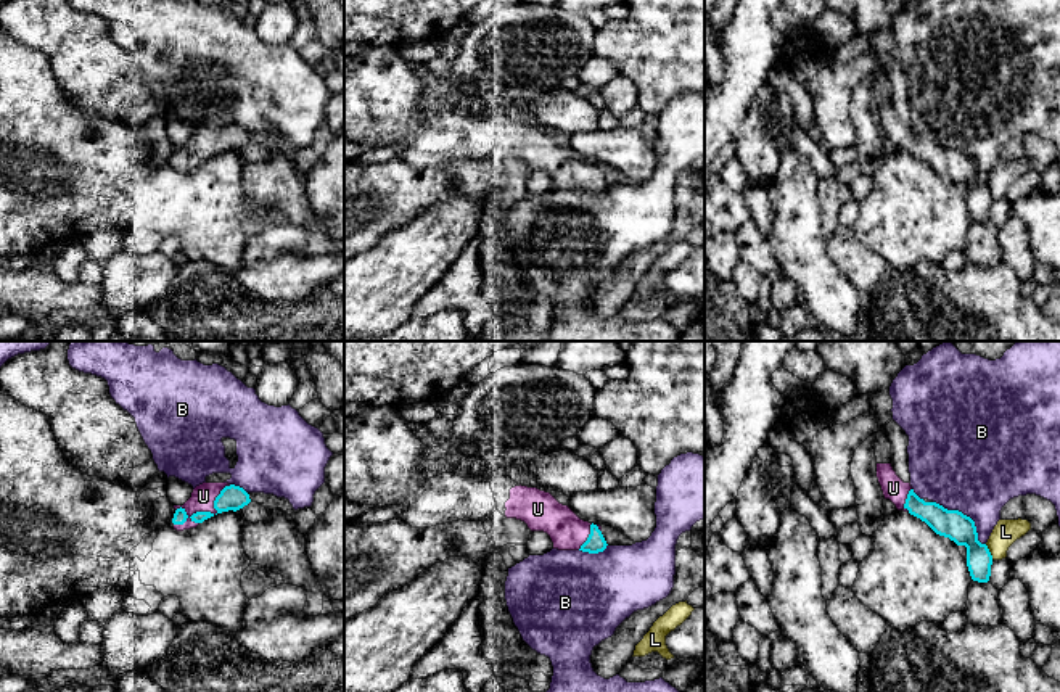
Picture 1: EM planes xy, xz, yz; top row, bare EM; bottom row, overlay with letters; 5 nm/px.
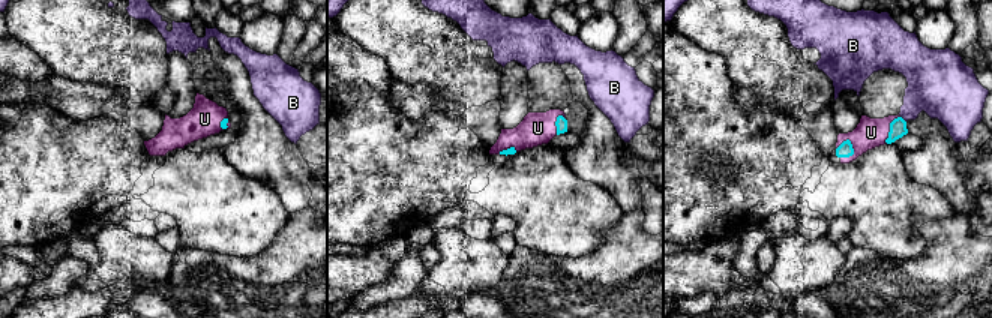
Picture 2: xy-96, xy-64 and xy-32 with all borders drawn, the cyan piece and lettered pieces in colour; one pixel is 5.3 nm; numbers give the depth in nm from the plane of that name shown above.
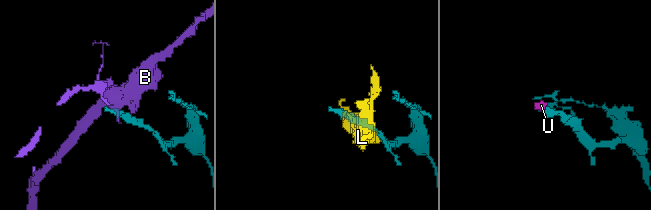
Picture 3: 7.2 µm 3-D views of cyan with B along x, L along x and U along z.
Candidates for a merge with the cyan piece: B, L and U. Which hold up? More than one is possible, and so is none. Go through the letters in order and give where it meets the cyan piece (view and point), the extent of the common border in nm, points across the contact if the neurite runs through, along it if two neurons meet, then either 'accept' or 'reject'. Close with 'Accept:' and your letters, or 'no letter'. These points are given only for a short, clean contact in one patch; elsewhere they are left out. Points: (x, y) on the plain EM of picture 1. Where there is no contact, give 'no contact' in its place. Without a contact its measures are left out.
B: meets cyan in yz at (965, 155); contact 340 nm long; reject
L: meets cyan in yz at (990, 192); contact 90 nm long; reject
U: meets cyan in xy at (209, 152); contact 360 nm long; runs through xy (234, 137), (209, 152), (203, 135); accept
Accept: U

